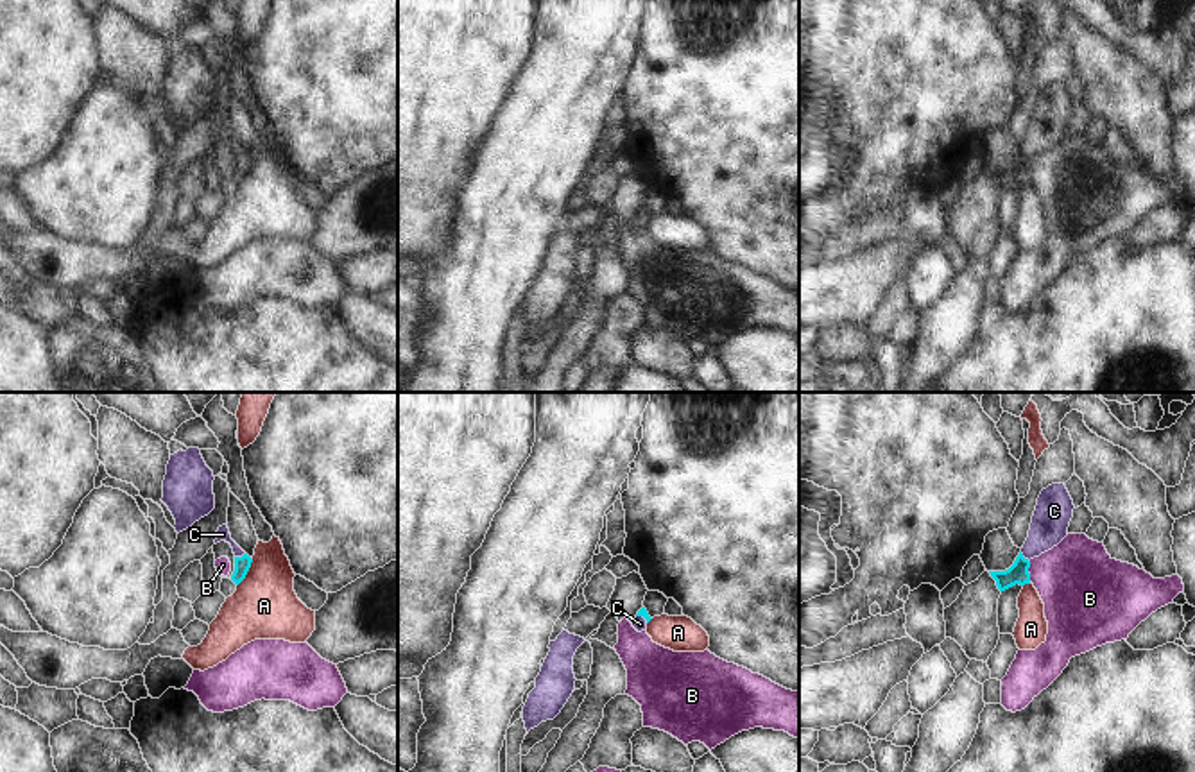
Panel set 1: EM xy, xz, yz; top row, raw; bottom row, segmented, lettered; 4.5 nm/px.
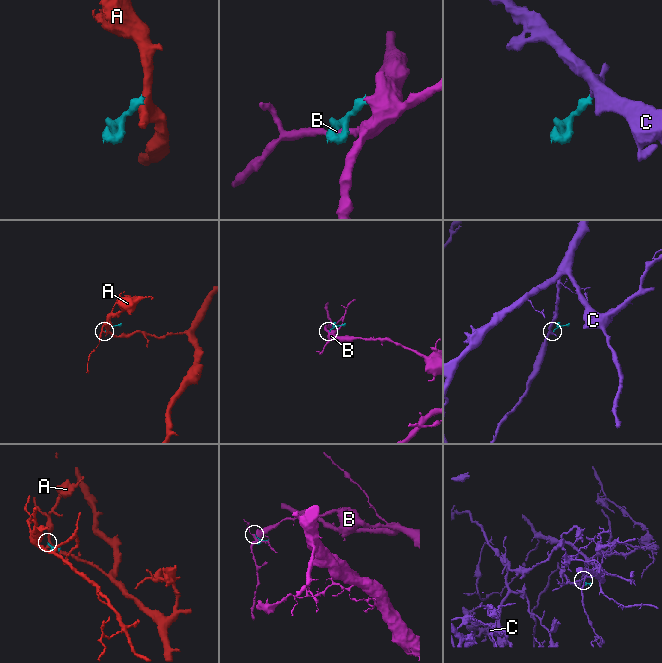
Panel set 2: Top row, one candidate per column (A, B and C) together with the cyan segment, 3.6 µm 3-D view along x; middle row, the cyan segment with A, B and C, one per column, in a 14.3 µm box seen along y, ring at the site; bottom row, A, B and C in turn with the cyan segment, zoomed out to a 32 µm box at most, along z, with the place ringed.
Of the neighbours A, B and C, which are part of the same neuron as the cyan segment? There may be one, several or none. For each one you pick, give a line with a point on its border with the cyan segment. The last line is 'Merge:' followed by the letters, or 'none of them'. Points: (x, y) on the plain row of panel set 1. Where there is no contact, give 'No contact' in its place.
C: Touches cyan at yz (1023, 156)
Merge: C

